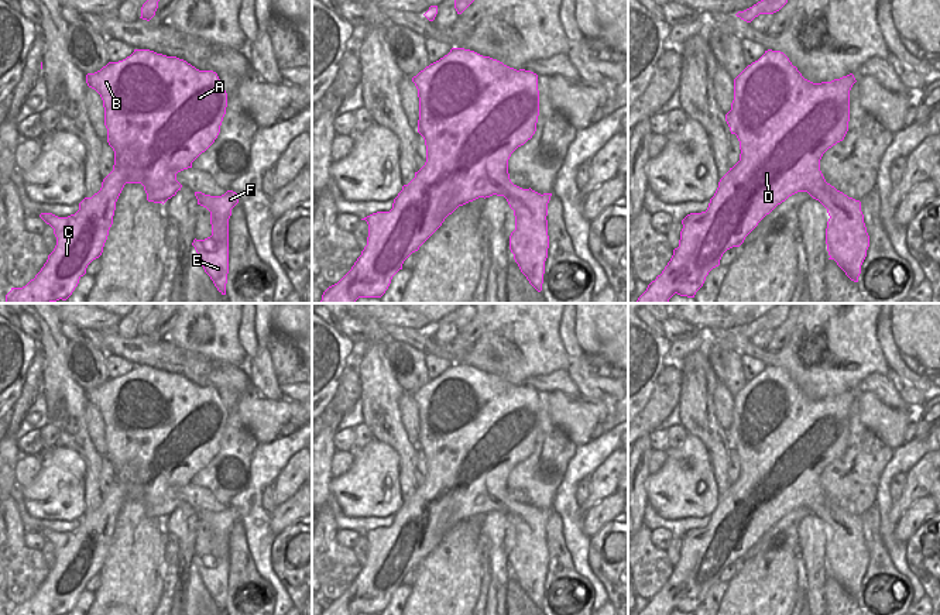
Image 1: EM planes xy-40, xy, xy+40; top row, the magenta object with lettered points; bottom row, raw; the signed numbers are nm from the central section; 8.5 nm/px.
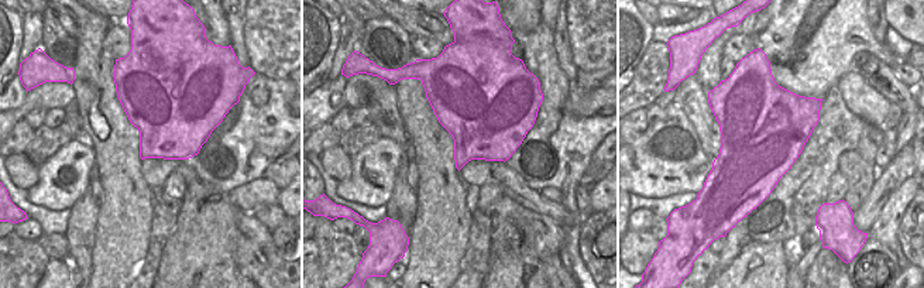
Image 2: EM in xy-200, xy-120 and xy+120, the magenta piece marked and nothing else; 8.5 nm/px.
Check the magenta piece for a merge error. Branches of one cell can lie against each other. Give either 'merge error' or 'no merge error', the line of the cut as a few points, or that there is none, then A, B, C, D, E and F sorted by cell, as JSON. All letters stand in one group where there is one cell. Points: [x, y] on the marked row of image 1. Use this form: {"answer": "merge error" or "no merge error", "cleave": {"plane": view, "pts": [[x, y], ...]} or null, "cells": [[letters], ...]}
{"answer": "no merge error", "cleave": null, "cells": [["A", "B", "C", "D", "E", "F"]]}

